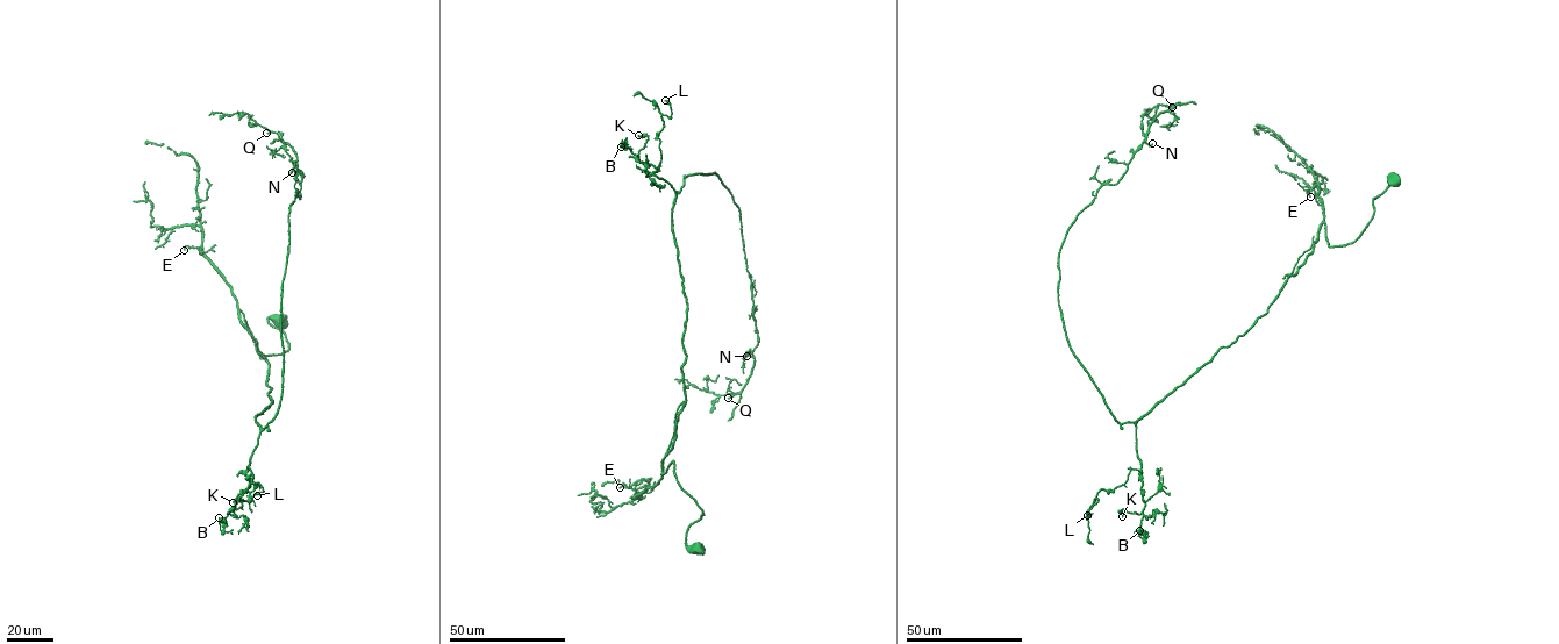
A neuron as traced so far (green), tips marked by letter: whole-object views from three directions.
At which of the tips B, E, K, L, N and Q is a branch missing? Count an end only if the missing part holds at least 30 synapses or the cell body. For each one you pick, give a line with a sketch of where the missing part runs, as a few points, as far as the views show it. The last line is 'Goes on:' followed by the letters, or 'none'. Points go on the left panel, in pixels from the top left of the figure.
Goes on: none

